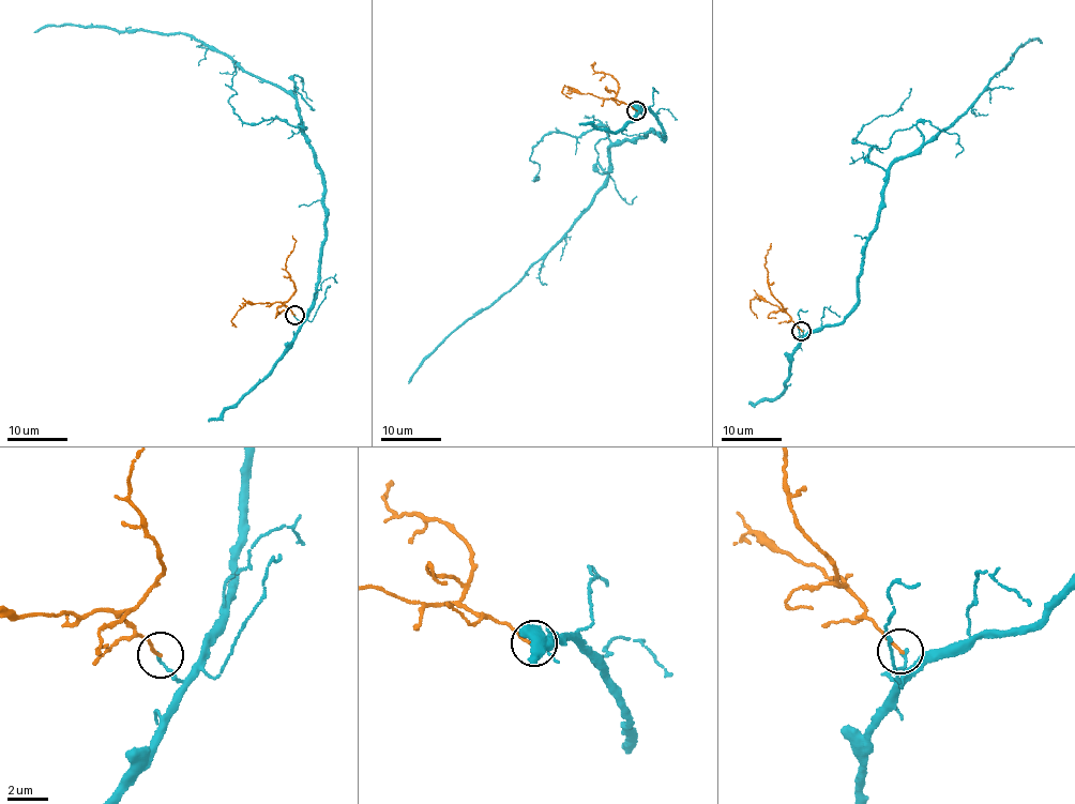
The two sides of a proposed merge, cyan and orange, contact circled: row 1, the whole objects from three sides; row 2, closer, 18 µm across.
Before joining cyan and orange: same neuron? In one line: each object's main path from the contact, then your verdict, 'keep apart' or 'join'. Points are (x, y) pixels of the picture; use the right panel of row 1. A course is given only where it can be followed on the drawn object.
course cyan (801, 332), (801, 339), (833, 325), (858, 301), (863, 245), (894, 163), (952, 127), (1015, 50), (1042, 42); course orange (801, 330), (769, 290), (766, 262), (771, 243); keep apart

